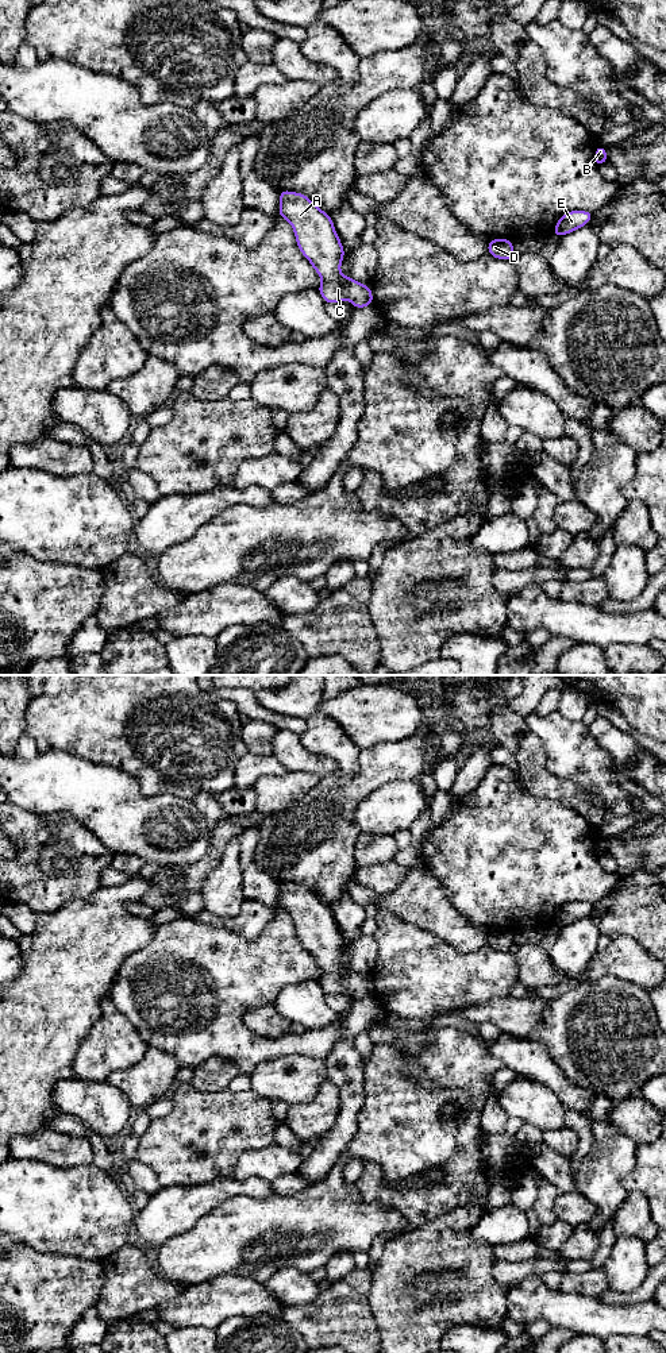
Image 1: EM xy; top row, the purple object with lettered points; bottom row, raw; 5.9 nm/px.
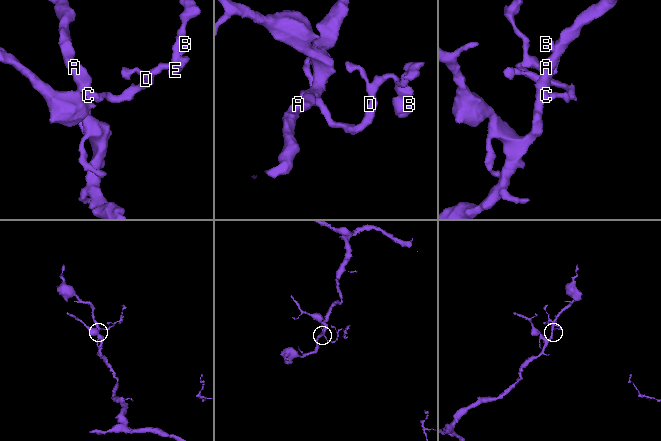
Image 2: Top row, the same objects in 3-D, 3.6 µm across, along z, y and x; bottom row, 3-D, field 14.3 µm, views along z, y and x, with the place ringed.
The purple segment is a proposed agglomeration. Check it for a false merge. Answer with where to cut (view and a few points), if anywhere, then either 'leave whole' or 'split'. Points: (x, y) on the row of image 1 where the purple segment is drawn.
no cut | leave whole

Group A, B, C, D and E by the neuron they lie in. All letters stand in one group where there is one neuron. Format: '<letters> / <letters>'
A B C D E

